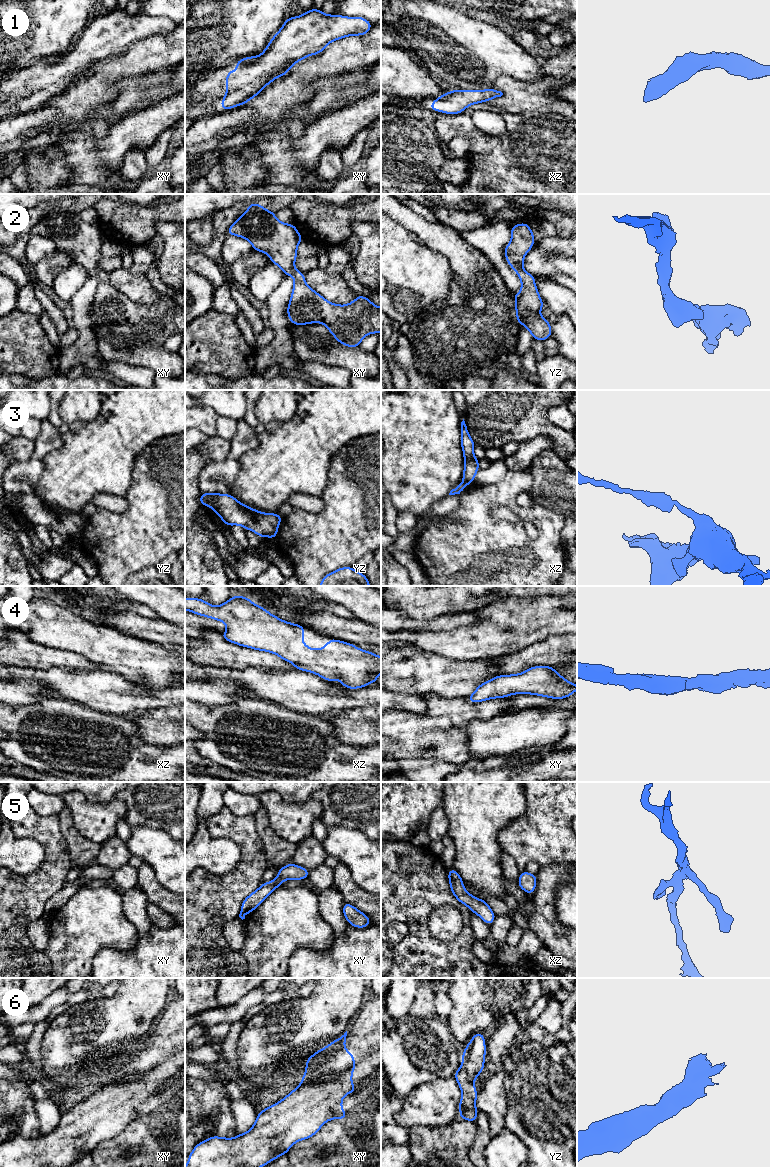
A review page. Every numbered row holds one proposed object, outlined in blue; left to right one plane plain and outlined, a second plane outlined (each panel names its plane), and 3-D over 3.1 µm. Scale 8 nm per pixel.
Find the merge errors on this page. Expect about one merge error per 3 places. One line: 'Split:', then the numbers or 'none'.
Split: 3, 6

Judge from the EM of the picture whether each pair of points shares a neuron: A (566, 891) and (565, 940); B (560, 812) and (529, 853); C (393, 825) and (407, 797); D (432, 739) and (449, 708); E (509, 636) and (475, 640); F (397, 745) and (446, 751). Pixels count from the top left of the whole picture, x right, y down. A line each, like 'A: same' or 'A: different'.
A: different
B: same
C: same
D: different
E: same
F: same

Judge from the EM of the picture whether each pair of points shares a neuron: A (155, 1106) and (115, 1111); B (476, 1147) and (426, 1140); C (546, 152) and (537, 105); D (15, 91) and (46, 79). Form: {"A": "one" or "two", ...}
{"A": "one", "B": "two", "C": "two", "D": "one"}

